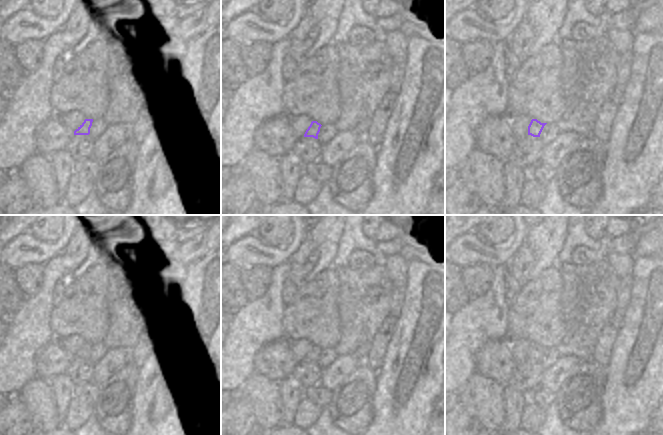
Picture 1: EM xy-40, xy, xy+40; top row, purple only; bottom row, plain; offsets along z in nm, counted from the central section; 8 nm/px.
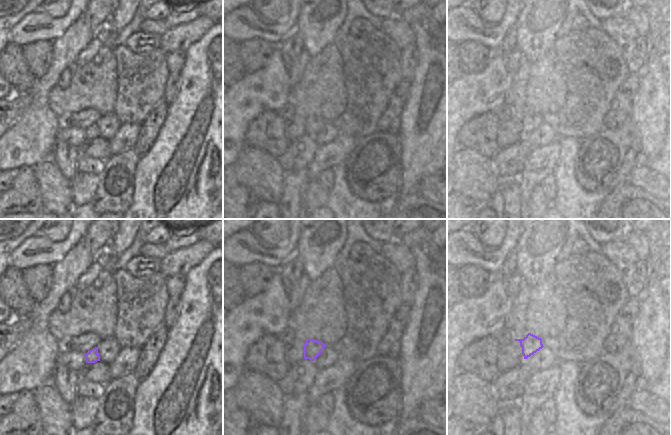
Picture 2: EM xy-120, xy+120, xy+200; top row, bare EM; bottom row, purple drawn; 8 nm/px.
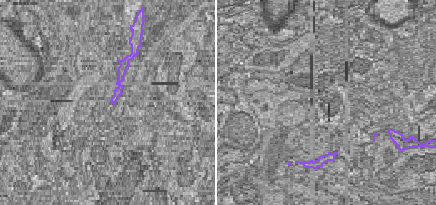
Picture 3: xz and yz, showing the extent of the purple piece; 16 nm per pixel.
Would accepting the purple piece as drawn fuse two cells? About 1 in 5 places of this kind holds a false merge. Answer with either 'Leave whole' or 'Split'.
Leave whole.

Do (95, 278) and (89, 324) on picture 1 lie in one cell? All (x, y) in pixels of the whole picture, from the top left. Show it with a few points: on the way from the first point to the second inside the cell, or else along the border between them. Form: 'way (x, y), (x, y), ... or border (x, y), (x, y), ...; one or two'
way (91, 289), (89, 293), (89, 313); one

